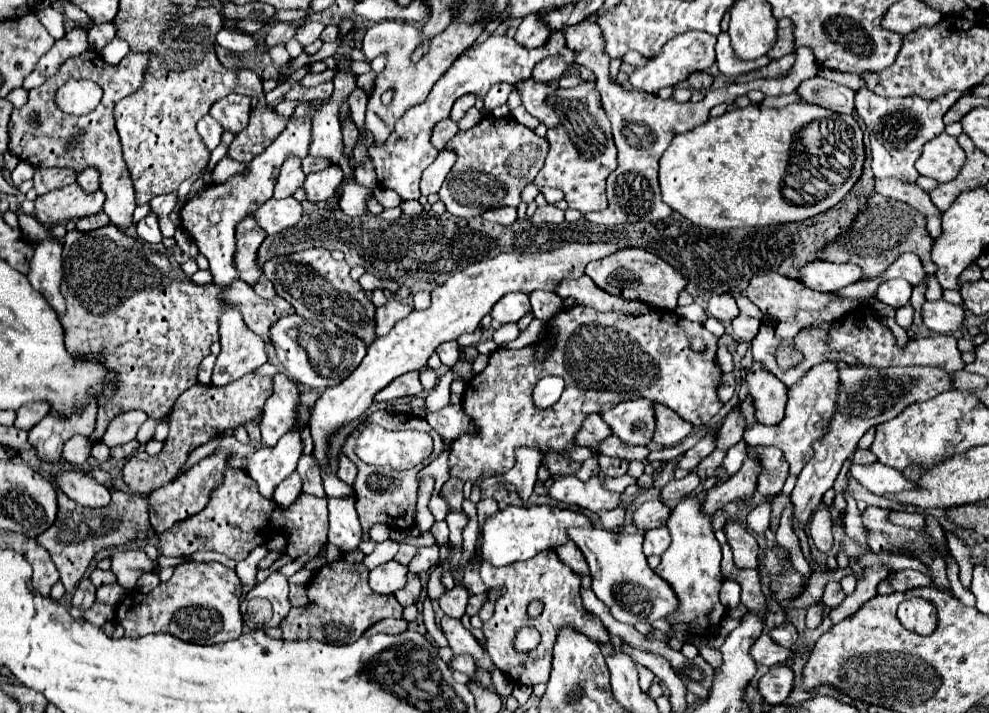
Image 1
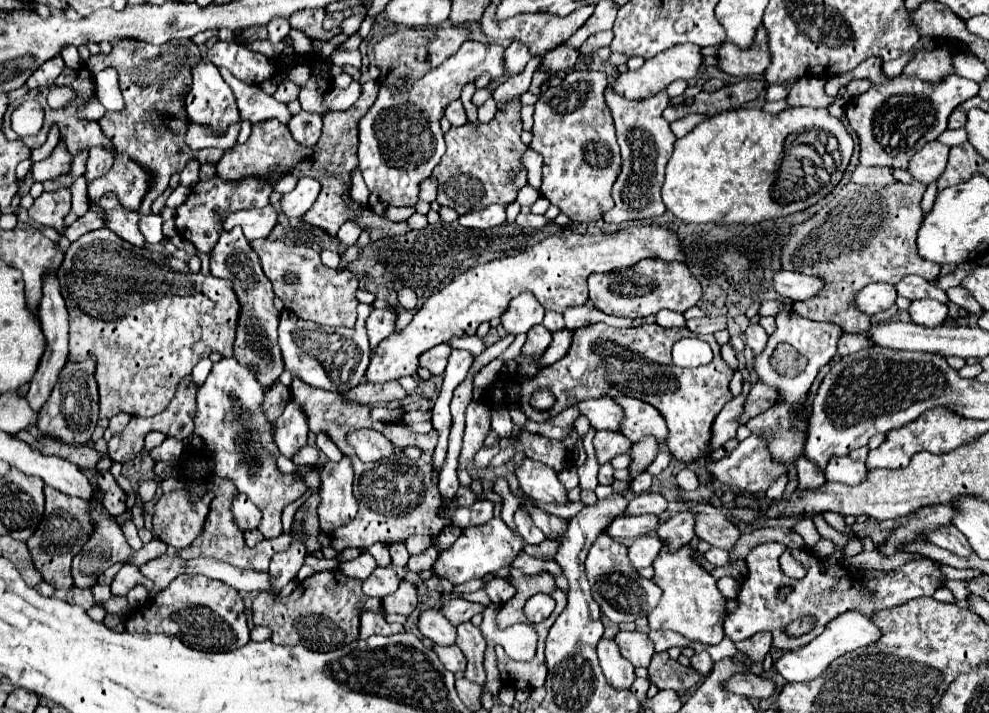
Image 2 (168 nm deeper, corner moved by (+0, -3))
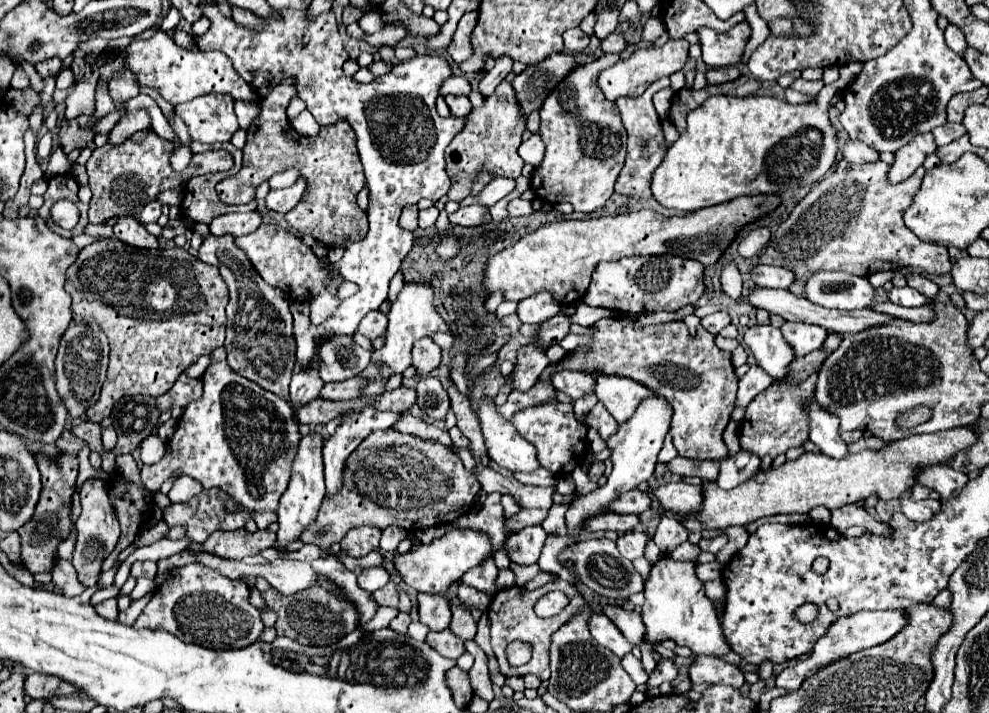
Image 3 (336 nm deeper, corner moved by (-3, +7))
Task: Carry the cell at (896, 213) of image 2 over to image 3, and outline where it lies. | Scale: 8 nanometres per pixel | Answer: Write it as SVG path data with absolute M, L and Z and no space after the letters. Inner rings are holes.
M840 161L838 167L822 177L818 185L812 187L812 191L792 209L786 221L780 223L776 235L766 245L764 253L760 255L760 263L764 265L780 265L796 273L798 283L790 287L794 295L804 293L804 285L810 279L812 273L818 271L848 271L854 275L870 275L874 271L896 271L902 267L920 267L928 275L942 275L952 269L950 255L946 247L938 247L934 243L924 243L918 239L912 229L906 227L902 215L910 207L916 191L920 189L924 167L918 167L912 177L908 177L902 183L890 183L888 181L890 165L884 161L870 163L870 165L850 165L848 161Z

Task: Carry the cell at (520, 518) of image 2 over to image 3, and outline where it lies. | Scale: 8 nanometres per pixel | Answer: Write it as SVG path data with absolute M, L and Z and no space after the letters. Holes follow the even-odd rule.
M530 525L520 533L510 535L506 541L510 561L520 565L536 563L544 547L544 541L546 541L546 531L542 529L542 525Z

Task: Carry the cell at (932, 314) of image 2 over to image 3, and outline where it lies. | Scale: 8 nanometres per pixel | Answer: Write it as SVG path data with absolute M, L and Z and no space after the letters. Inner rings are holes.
M894 287L892 291L888 291L888 297L890 297L890 301L894 301L898 305L904 305L904 307L920 307L920 305L926 305L926 303L932 301L930 297L918 293L912 287L902 287L902 289Z

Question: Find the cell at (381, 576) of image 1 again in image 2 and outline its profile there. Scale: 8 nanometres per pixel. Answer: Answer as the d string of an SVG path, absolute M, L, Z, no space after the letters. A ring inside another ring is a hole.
M377 567L365 581L363 581L363 593L367 597L385 597L397 591L399 587L399 577L393 571L393 567Z

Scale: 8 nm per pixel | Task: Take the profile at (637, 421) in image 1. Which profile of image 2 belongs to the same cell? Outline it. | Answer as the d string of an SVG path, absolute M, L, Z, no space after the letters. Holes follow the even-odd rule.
M611 397L583 399L577 403L577 409L581 415L585 415L591 421L595 429L619 431L619 421L623 417L623 411Z

